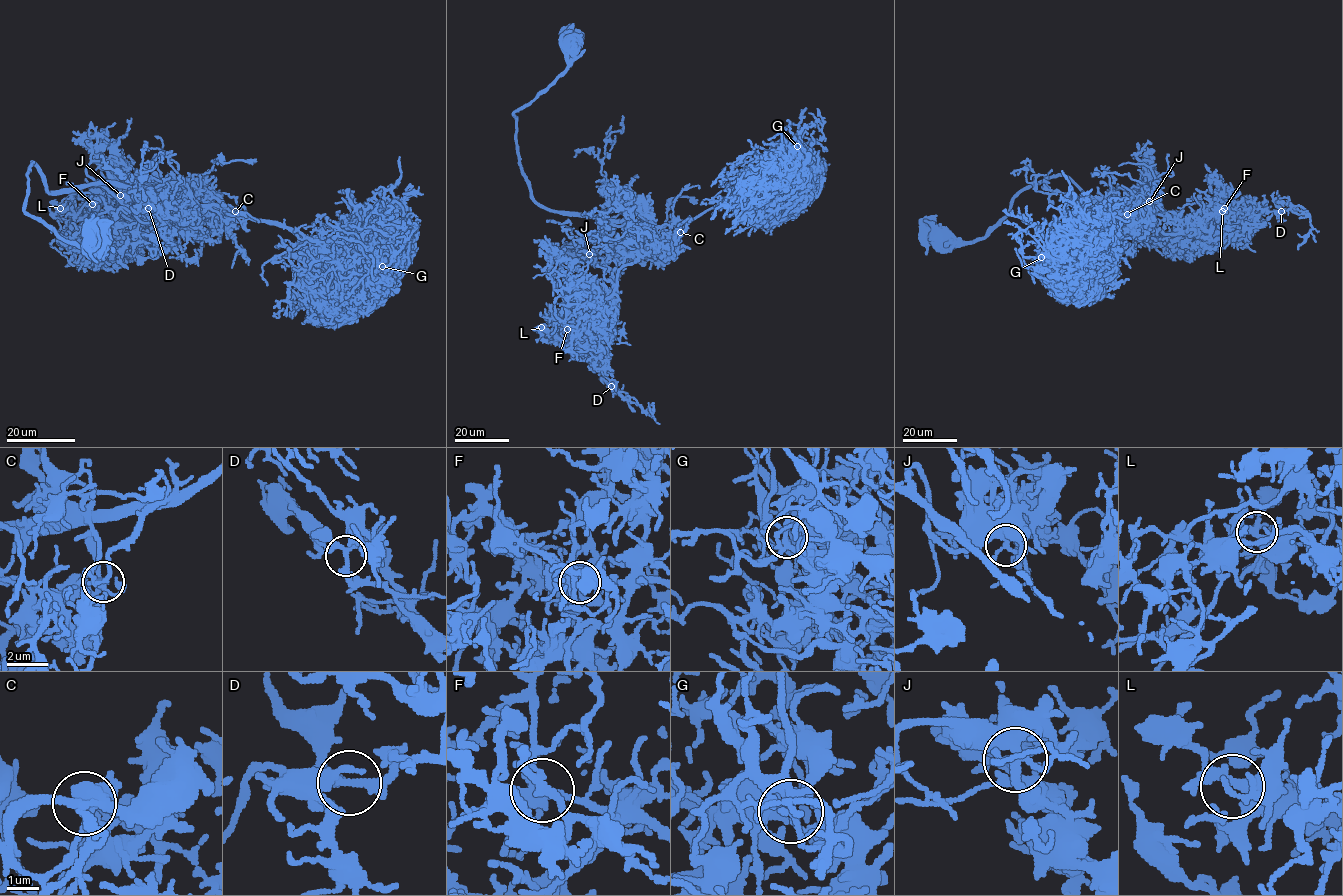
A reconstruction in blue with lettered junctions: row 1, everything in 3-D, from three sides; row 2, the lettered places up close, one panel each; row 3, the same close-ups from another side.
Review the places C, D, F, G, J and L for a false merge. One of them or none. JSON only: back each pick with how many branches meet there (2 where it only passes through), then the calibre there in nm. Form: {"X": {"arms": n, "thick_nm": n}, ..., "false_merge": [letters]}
{"false_merge": []}

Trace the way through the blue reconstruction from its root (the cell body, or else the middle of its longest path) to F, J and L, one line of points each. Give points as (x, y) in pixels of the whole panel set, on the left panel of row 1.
F: (96, 239), (24, 210), (32, 163), (48, 191), (148, 191), (177, 228), (130, 235), (92, 204)
J: (96, 239), (24, 210), (28, 168), (48, 191), (149, 202), (104, 183), (120, 195)
L: (96, 239), (77, 246), (24, 210), (32, 163), (48, 191), (148, 191), (177, 228), (90, 242), (60, 208)

